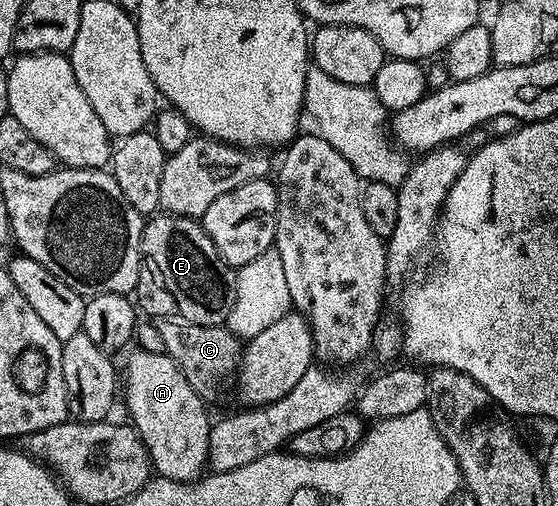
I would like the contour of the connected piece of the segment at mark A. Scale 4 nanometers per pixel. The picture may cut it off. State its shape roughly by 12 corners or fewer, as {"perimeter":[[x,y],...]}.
{"perimeter":[[166,353],[126,361],[129,420],[153,472],[196,481],[212,416]]}

